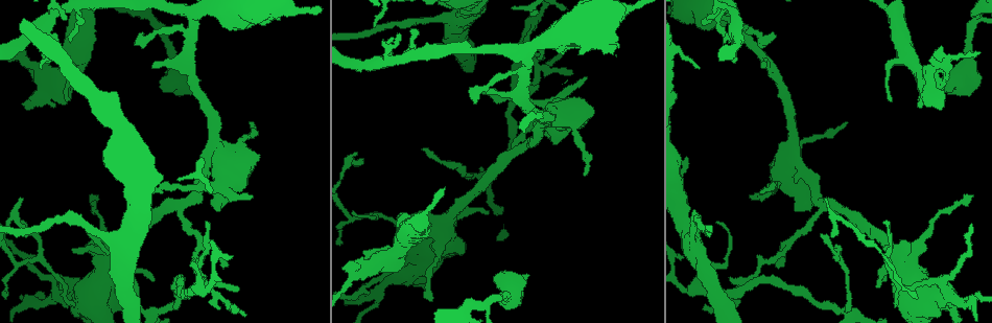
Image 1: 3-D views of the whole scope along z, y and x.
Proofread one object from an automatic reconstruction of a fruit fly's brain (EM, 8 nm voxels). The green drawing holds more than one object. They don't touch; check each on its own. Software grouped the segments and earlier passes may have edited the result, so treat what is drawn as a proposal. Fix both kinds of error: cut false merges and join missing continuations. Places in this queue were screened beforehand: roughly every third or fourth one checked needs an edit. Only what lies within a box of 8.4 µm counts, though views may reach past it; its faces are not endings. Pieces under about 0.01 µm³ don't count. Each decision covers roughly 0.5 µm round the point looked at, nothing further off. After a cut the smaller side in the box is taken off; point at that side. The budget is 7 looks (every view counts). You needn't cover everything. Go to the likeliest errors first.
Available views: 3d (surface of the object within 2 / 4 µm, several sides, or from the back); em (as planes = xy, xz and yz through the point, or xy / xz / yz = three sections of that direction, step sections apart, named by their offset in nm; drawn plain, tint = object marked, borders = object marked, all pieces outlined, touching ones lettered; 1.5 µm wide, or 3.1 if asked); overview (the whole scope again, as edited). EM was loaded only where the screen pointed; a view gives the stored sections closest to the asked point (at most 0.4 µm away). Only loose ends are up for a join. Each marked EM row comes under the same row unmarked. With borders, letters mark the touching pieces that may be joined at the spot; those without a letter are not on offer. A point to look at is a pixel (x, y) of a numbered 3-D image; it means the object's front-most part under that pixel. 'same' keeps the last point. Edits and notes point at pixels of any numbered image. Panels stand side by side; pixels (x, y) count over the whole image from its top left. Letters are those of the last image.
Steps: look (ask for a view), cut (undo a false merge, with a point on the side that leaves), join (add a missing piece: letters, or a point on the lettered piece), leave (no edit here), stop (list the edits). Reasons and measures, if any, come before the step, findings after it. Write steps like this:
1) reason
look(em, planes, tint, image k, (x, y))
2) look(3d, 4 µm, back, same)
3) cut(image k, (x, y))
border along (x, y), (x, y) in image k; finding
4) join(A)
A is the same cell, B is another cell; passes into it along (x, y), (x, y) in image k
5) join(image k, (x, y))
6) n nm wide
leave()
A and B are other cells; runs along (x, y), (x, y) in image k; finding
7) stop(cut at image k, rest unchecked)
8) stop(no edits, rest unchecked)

branch stops here
look(em, planes, borders, image 1, (908, 242))

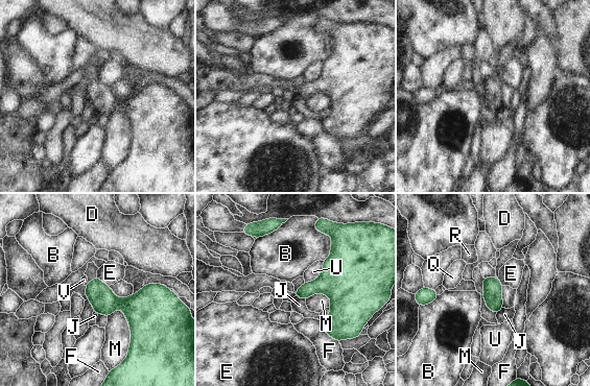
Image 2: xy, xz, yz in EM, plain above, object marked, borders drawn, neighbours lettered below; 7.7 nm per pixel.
140 nm wide
leave()
B, D, E, F, J, M, Q, R, U and V are other cells; runs along (157, 288), (140, 303), (88, 292) in image 2; none of them fits

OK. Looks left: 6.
branch stops here
look(3d, 4 µm, image 1, (206, 225))

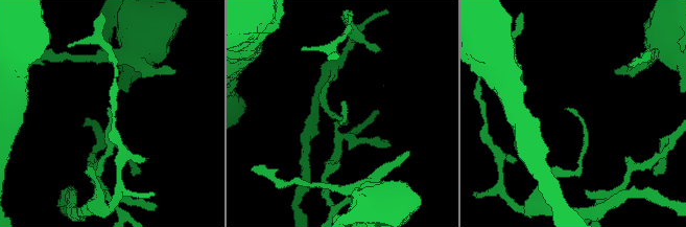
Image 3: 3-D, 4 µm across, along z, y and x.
need the tissue
look(em, yz, step 4, tint, image 3, (342, 100))

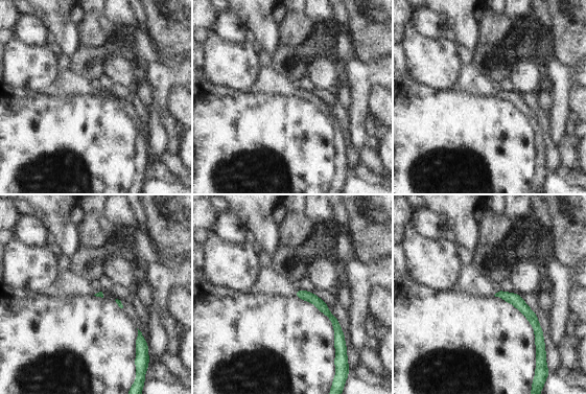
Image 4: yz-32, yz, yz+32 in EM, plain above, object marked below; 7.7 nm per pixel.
another direction
look(em, planes, borders, same)

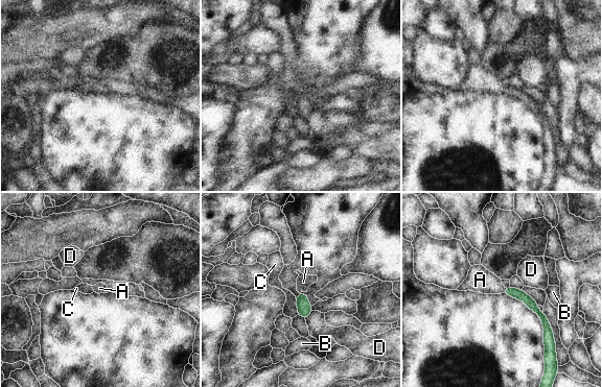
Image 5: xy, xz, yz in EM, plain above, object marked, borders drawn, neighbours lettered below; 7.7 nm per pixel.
join(A)
A is the same cell, B, C and D are other cells; the neuron continues

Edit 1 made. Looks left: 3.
redraw
look(overview)

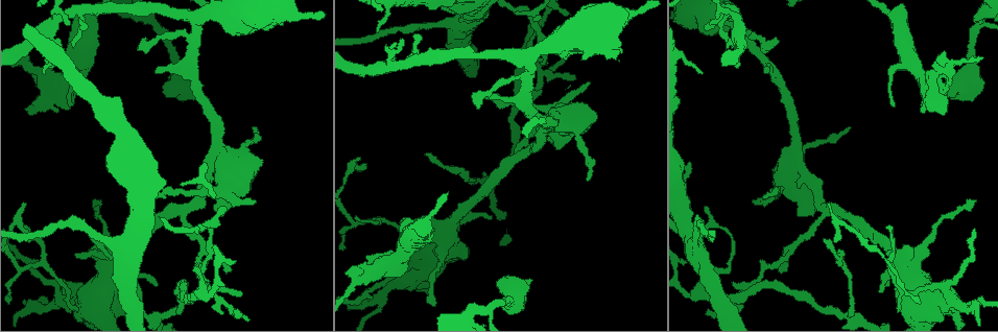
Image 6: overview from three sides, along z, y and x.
thick turns thin
look(3d, 2 µm, image 6, (383, 291))

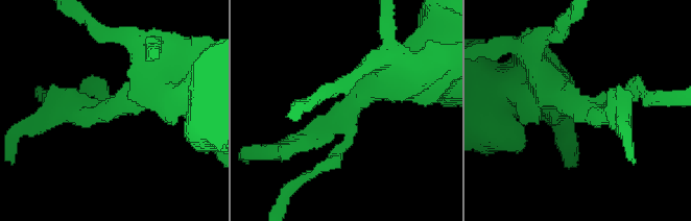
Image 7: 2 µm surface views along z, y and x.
look(em, xz, step 4, borders, image 7, (108, 110))

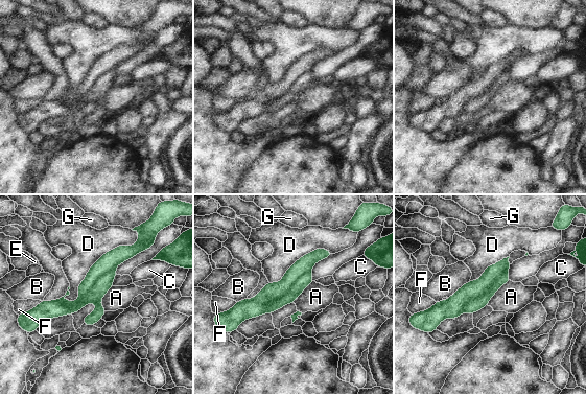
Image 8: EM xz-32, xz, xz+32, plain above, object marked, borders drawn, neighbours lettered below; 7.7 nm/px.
D touches over 750 nm
cut(image 8, (302, 282))
A, B, C, D, E, F and G are other cells; the part that leaves runs along (113, 273), (88, 322) in image 8; two neurons meet here

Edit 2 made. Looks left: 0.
stop(join at image 5, cut at image 8, rest unchecked)

